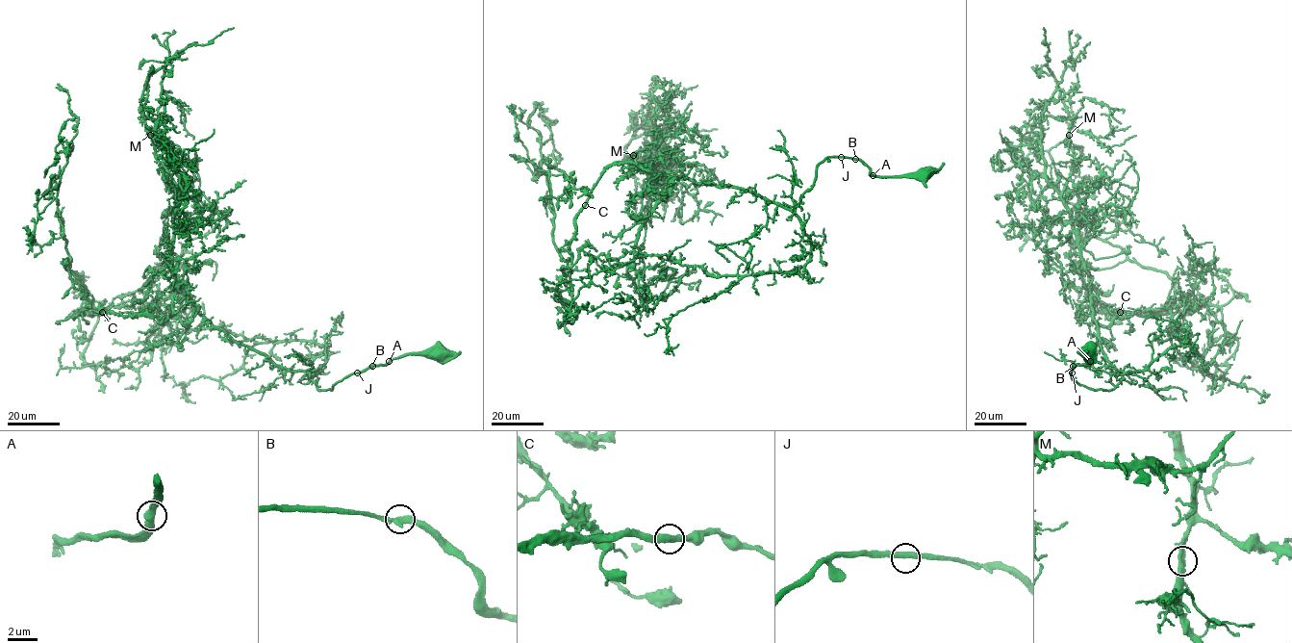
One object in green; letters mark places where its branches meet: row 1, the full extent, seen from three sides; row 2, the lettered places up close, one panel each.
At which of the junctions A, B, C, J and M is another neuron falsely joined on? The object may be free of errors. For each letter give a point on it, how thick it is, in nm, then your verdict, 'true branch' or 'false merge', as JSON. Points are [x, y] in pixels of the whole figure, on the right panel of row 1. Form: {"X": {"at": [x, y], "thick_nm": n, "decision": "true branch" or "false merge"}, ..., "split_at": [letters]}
{"A": {"at": [1090, 361], "thick_nm": 440, "decision": "true branch"}, "B": {"at": [1073, 366], "thick_nm": 440, "decision": "true branch"}, "C": {"at": [1120, 312], "thick_nm": 440, "decision": "true branch"}, "J": {"at": [1072, 372], "thick_nm": 420, "decision": "true branch"}, "M": {"at": [1069, 135], "thick_nm": 440, "decision": "true branch"}, "split_at": []}

